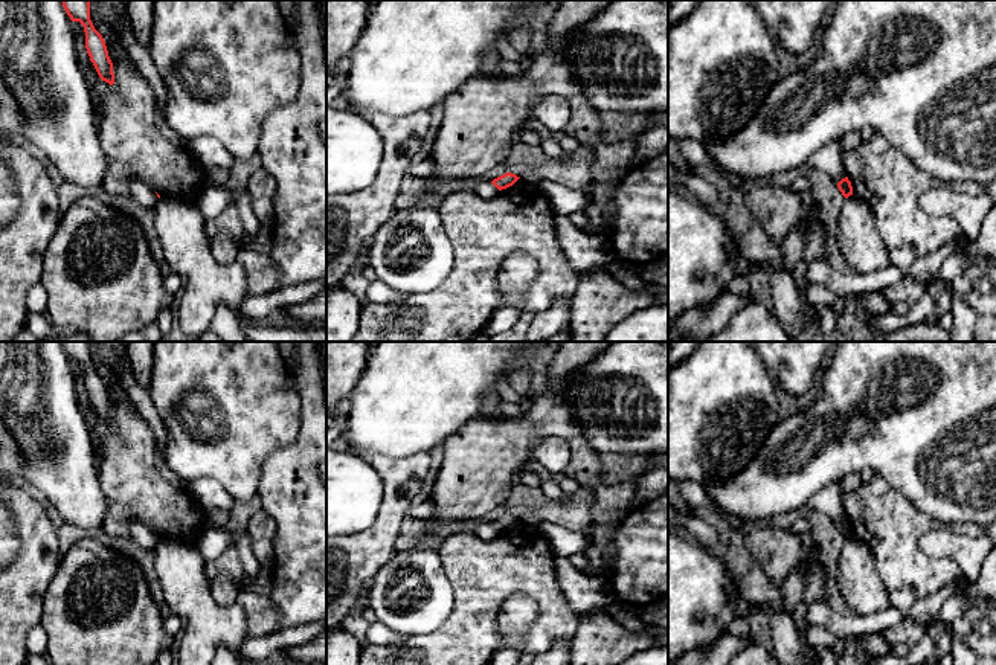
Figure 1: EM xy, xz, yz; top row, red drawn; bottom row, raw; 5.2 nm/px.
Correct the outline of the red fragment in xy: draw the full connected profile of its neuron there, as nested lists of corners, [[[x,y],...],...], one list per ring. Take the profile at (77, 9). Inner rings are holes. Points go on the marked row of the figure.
[[[63,0],[63,6],[72,21],[79,21],[84,26],[85,49],[99,78],[113,85],[113,63],[102,35],[95,29],[90,20],[90,0]]]

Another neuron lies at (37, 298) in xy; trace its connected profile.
[[[38,282],[26,294],[26,307],[29,313],[44,313],[47,308],[47,293]]]

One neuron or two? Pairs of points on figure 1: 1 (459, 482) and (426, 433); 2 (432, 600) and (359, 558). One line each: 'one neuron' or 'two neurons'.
1: two neurons
2: two neurons

